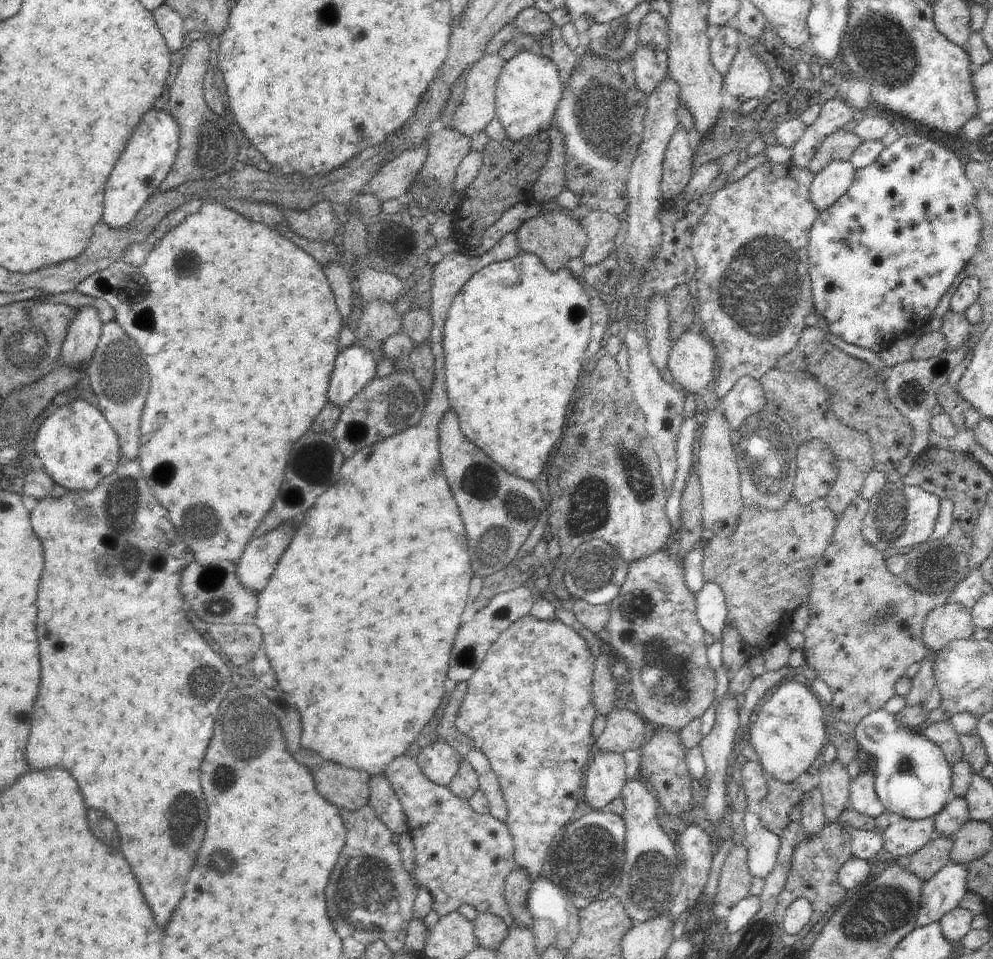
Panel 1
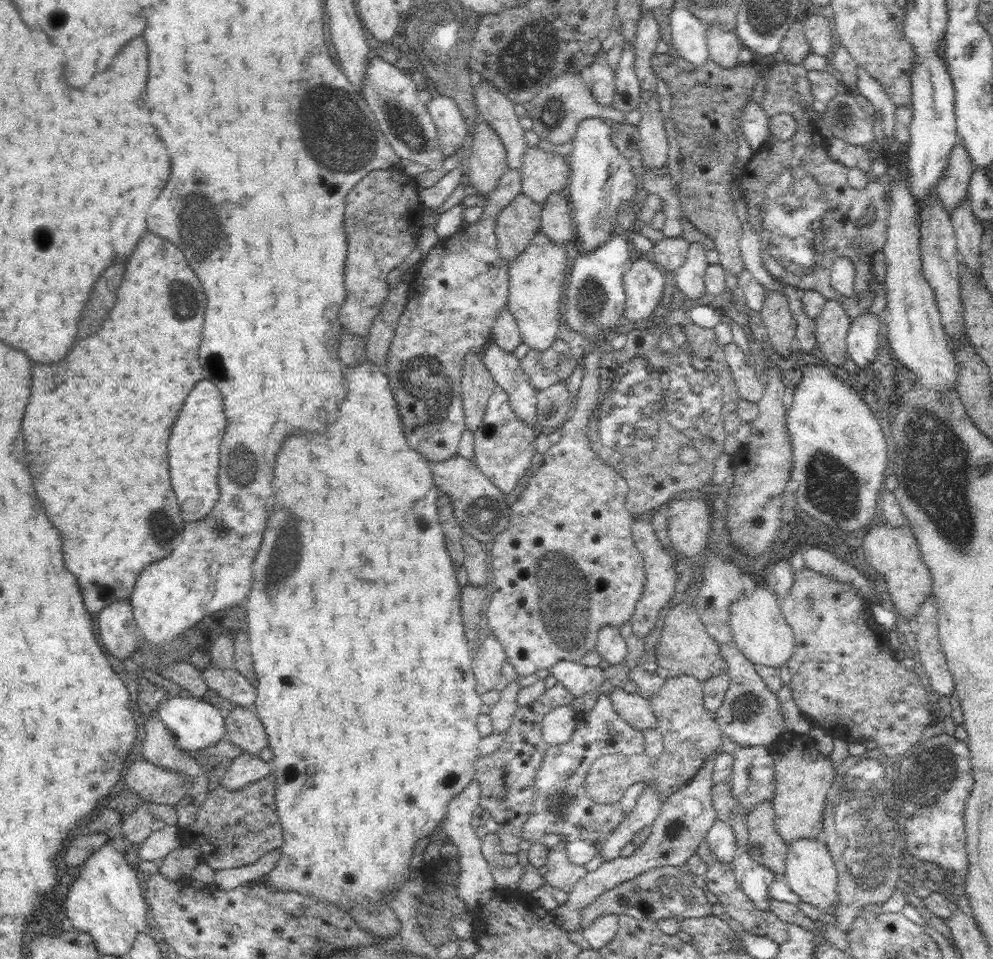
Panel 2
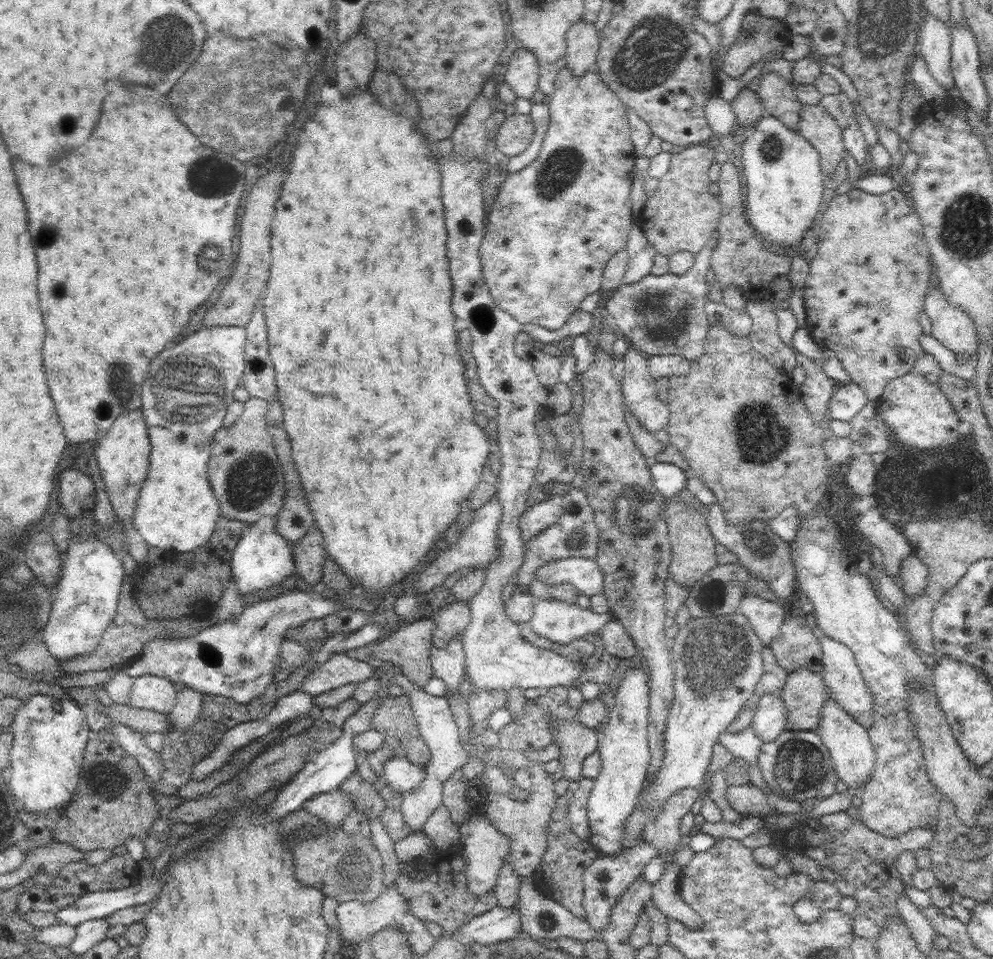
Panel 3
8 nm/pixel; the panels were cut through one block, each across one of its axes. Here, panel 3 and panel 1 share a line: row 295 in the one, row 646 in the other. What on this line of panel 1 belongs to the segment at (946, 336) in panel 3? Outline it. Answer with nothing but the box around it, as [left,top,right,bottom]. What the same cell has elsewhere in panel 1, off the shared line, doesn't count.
[923,604,975,656]

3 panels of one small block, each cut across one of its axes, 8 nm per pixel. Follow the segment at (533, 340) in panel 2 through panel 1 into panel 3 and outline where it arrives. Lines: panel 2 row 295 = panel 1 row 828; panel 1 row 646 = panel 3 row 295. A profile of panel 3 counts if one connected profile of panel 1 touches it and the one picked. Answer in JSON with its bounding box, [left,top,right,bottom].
[477,66,637,330]

